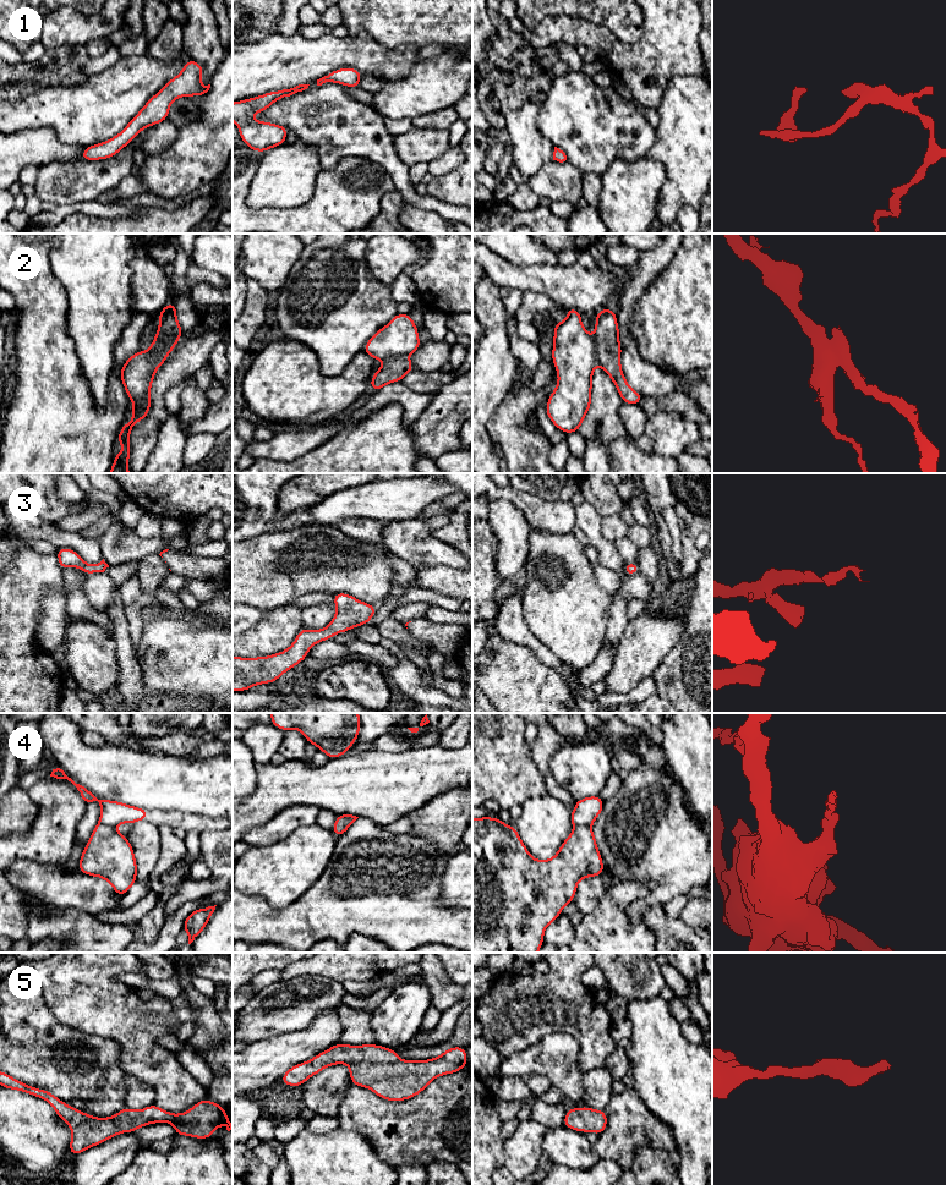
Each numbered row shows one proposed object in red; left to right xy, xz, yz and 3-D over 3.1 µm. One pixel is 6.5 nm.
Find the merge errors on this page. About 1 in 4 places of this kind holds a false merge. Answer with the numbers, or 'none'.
2, 4

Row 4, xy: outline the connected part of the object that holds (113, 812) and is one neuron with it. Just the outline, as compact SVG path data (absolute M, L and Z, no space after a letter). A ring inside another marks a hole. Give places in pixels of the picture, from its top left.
M60 768L53 769L50 777L54 777L56 779L67 779L69 781L71 781L80 791L80 795L82 800L86 802L86 805L93 801L98 801L102 807L102 812L99 817L100 824L105 824L110 827L116 827L120 823L132 824L138 821L146 821L148 816L148 810L128 806L119 801L109 801L105 799L99 799L84 786L76 784Z

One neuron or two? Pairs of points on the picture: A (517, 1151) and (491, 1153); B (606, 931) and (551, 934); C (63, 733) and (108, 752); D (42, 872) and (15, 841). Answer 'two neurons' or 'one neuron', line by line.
A: two neurons
B: two neurons
C: one neuron
D: two neurons

